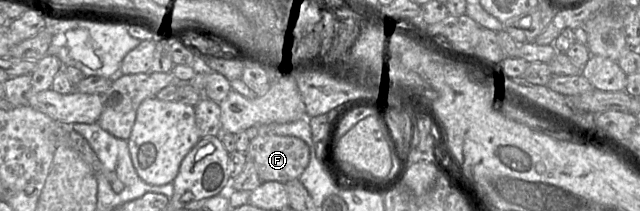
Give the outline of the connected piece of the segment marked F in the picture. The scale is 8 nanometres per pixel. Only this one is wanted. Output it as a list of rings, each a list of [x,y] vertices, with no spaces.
[[[258,134],[245,154],[246,161],[253,161],[261,182],[299,179],[310,160],[306,142],[289,135]]]

